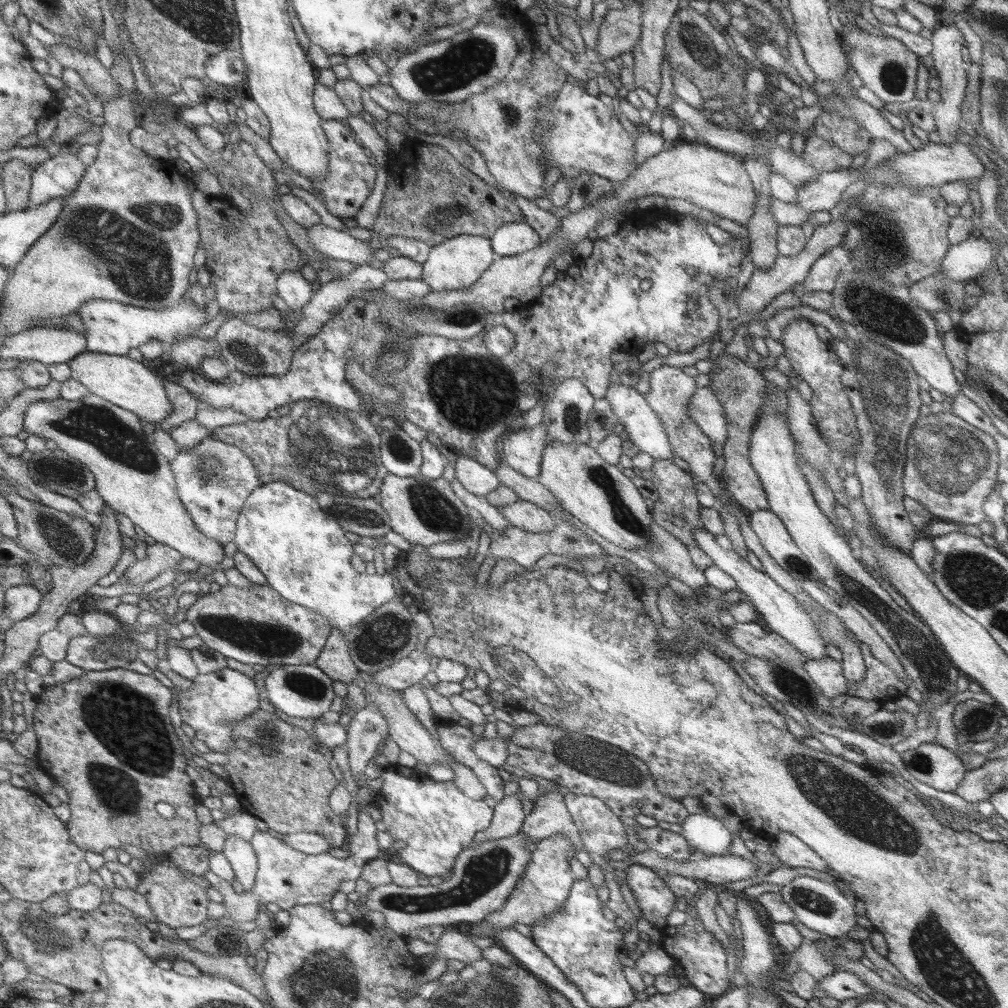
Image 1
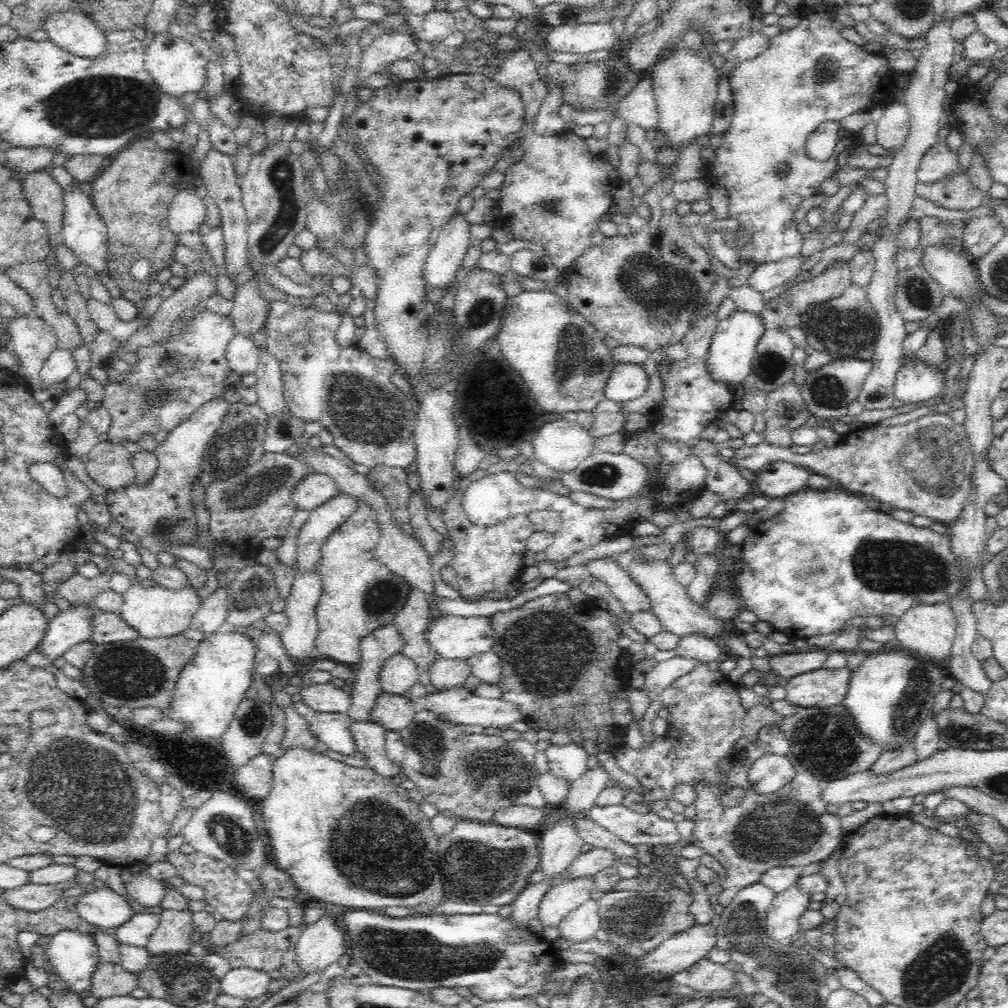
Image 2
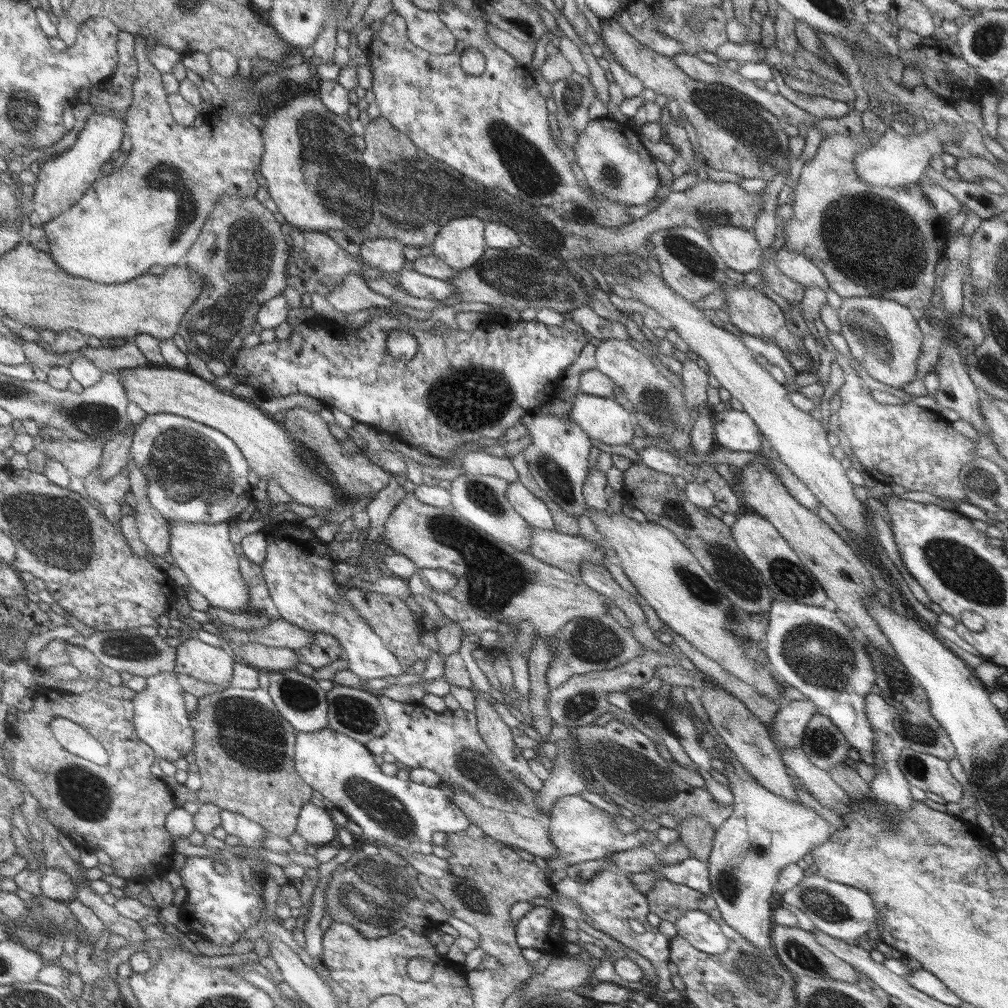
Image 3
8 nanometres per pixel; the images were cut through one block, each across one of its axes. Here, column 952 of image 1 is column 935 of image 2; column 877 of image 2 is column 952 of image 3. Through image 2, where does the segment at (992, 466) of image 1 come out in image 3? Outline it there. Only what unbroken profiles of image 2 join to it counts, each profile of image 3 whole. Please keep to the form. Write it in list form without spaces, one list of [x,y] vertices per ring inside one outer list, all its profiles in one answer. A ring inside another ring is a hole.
[[[850,375],[843,376],[843,384],[839,386],[837,390],[837,394],[839,394],[839,400],[841,400],[839,409],[836,411],[837,414],[837,422],[839,423],[838,430],[847,438],[849,441],[850,451],[855,454],[857,457],[857,462],[861,464],[862,471],[866,471],[866,473],[876,482],[881,484],[889,485],[889,484],[897,484],[897,486],[901,486],[901,488],[905,488],[907,491],[915,490],[915,492],[927,492],[929,494],[933,494],[941,499],[951,500],[952,502],[961,502],[965,501],[965,494],[963,490],[963,485],[959,482],[958,472],[963,467],[963,464],[967,464],[967,462],[975,459],[975,457],[979,457],[975,452],[976,441],[967,437],[963,437],[957,432],[955,432],[950,426],[950,422],[945,421],[939,412],[930,411],[928,409],[919,407],[913,403],[904,403],[904,404],[880,404],[877,403],[871,397],[870,390],[867,389],[863,385],[863,382],[860,378],[855,379]]]

